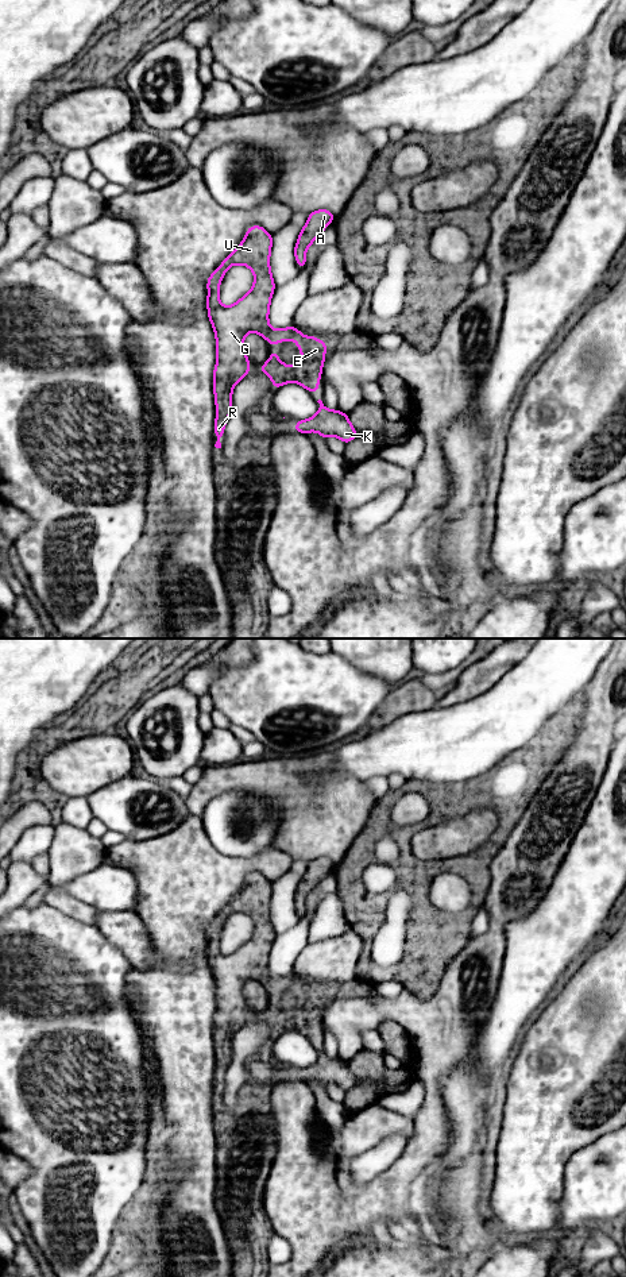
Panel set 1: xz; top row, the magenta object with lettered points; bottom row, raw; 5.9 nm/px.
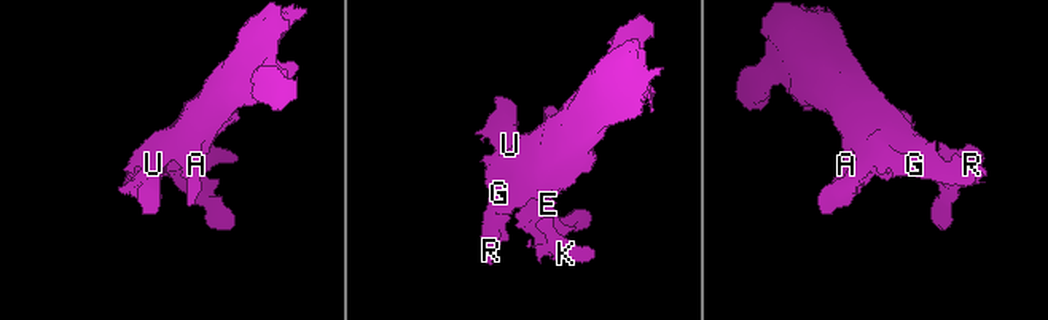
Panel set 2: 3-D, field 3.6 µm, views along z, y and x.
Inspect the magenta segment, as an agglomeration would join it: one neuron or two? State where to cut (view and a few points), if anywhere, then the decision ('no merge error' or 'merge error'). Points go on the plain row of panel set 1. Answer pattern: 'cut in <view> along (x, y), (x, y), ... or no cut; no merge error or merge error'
no cut; no merge error

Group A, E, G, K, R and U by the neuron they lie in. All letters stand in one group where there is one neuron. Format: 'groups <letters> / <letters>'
groups A E G K R U

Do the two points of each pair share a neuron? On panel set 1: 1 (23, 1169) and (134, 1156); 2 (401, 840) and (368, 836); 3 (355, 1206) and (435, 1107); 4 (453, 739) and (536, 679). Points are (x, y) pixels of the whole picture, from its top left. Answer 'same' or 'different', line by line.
1: different
2: same
3: same
4: same

